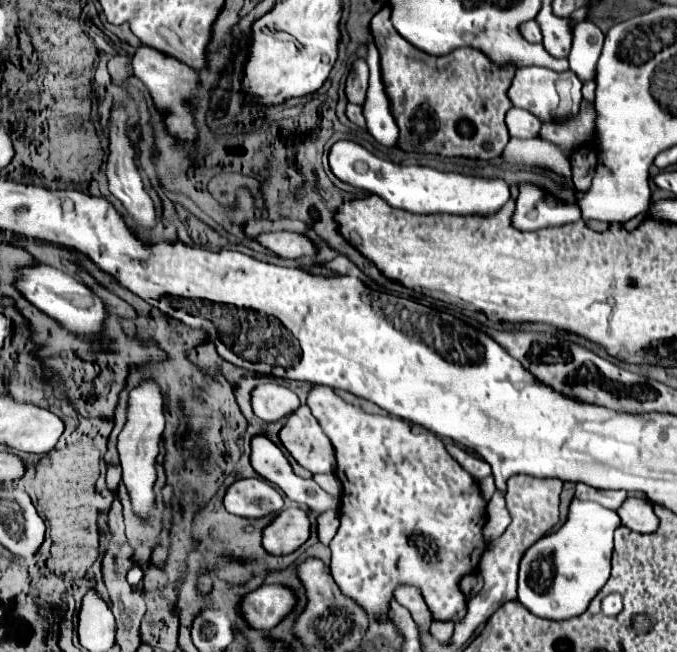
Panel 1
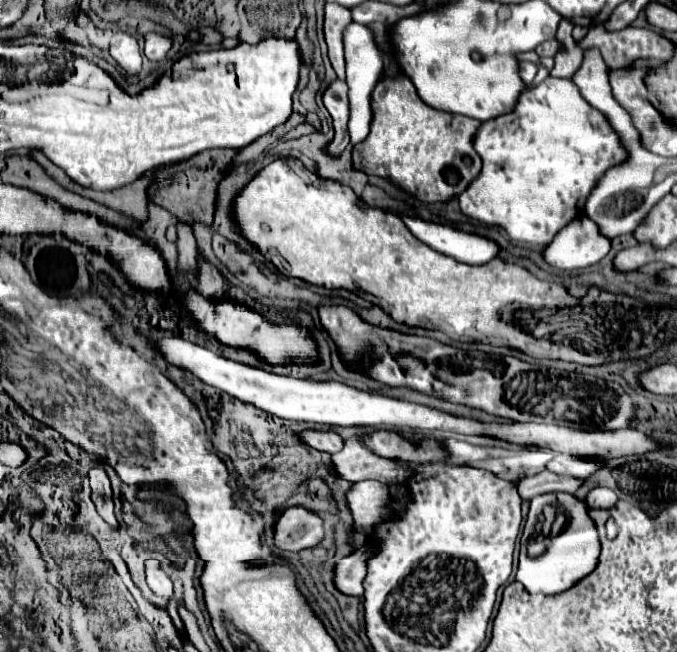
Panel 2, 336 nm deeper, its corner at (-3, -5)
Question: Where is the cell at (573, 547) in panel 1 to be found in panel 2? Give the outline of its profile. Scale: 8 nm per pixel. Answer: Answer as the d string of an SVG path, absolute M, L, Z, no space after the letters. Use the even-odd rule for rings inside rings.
M568 493L538 495L530 501L528 519L520 537L520 563L516 573L516 579L530 593L562 593L594 571L598 565L600 541L586 509L584 501Z

